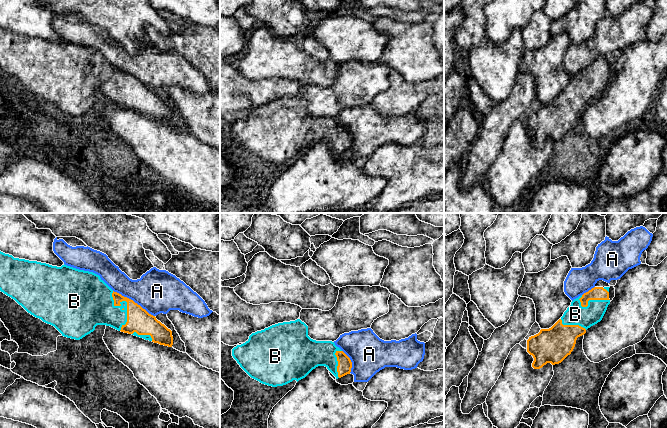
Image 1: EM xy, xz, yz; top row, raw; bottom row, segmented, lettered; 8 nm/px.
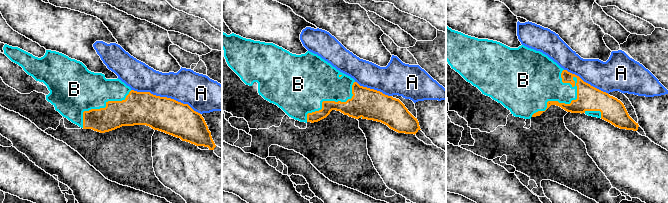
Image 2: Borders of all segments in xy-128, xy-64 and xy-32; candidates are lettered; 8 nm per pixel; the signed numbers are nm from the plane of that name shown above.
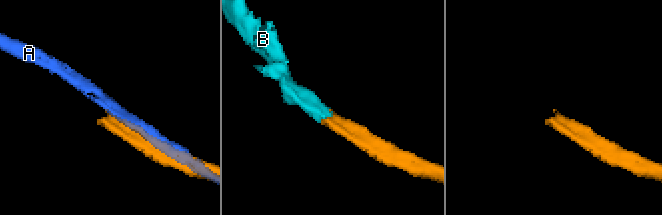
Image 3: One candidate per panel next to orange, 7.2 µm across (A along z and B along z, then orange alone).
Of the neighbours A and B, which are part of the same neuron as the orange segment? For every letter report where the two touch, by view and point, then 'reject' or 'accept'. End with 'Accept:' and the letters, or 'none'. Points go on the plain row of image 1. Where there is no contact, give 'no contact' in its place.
A: xy (133, 77) | reject
B: xy (127, 79) | accept
Accept: B

